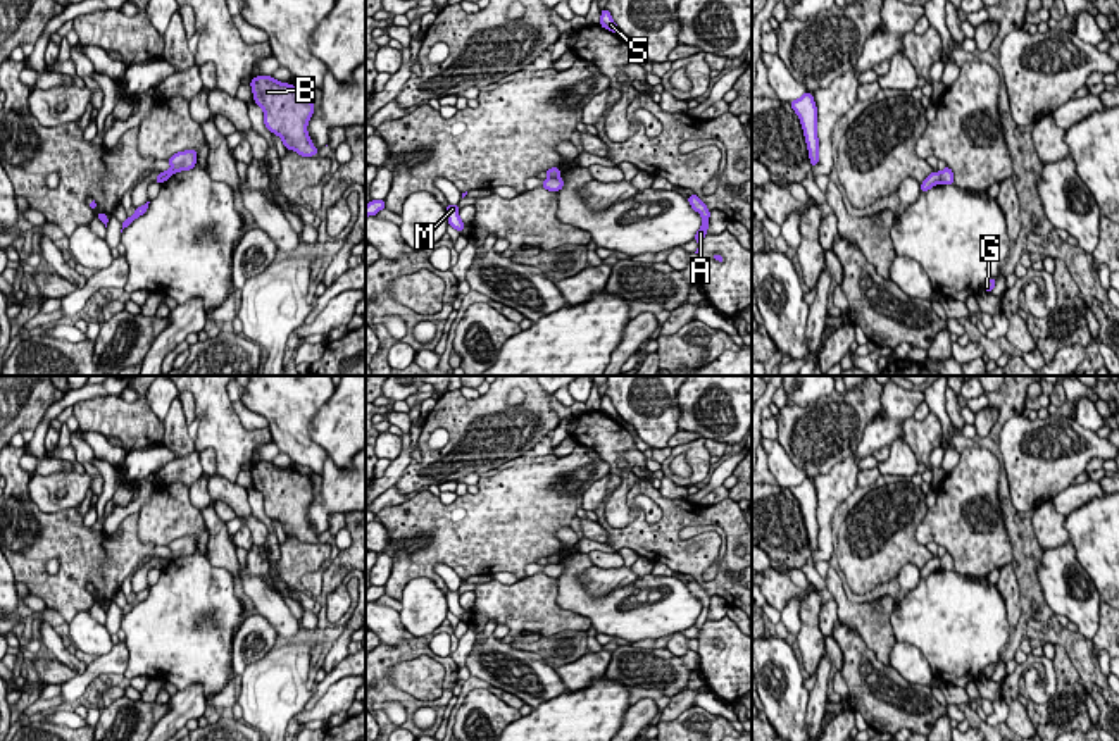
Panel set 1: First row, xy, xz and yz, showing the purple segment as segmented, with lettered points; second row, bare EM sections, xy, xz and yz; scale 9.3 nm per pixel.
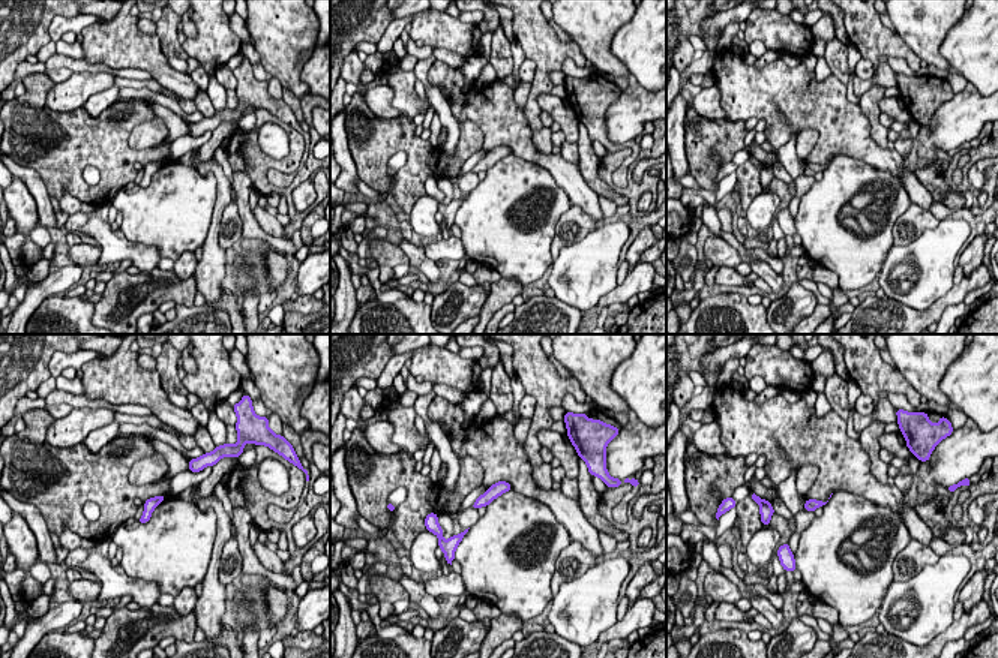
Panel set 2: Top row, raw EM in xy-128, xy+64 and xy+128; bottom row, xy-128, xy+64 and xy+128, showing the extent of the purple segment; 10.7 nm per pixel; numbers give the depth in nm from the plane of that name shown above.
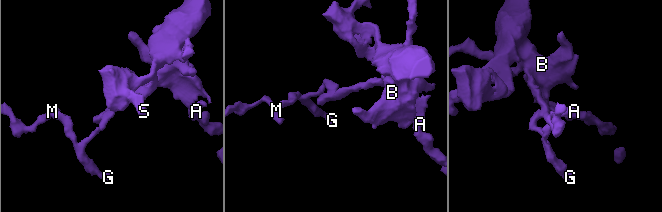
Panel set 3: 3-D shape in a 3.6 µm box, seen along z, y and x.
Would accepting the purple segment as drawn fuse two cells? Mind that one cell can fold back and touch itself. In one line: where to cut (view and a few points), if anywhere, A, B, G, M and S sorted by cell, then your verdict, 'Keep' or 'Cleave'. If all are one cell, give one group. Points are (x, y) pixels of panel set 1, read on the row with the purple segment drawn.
Split along yz (938, 173), (942, 181). Groups: A B S / G M. Cleave

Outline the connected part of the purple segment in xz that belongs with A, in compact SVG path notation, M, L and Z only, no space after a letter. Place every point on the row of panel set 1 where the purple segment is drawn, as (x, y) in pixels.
M695 193L688 196L688 203L691 205L691 209L695 212L698 212L702 215L702 227L695 234L695 241L698 243L698 248L695 253L700 253L702 241L703 241L707 229L709 229L710 210Z

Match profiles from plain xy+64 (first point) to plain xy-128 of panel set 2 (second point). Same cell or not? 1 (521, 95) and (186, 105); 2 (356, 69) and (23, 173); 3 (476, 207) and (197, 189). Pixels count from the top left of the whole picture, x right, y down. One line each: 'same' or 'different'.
1: same
2: different
3: same

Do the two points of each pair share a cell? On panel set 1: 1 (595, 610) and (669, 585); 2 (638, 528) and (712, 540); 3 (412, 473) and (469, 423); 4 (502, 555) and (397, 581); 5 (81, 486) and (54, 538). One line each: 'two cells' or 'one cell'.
1: one cell
2: one cell
3: one cell
4: one cell
5: two cells

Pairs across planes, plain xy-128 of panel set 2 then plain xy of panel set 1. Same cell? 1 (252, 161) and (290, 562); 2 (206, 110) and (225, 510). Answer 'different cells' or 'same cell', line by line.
1: same cell
2: same cell

